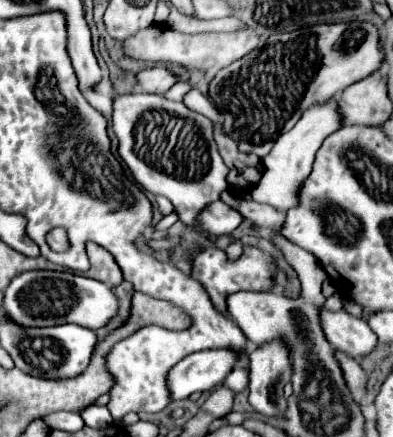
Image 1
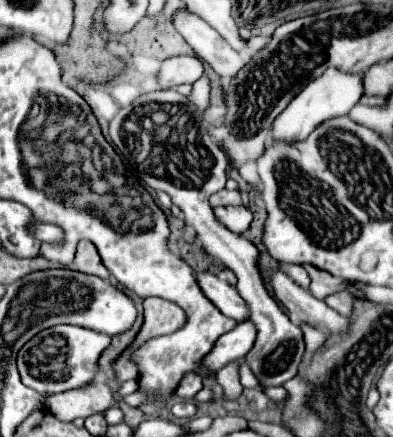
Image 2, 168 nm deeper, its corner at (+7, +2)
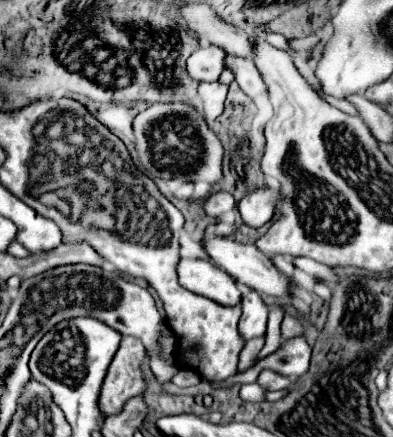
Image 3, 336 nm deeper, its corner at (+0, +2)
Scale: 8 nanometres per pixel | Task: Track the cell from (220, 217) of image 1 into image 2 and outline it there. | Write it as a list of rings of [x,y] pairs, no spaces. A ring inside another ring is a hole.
[[[239,204],[239,206],[223,206],[223,208],[213,208],[215,216],[235,234],[245,232],[251,226],[253,220],[253,212],[249,210],[249,206]]]

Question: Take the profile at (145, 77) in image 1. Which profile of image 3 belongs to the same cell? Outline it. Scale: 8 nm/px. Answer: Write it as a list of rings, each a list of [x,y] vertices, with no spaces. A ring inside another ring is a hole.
[[[218,46],[198,48],[186,62],[190,78],[198,82],[216,82],[224,70],[224,50]]]

